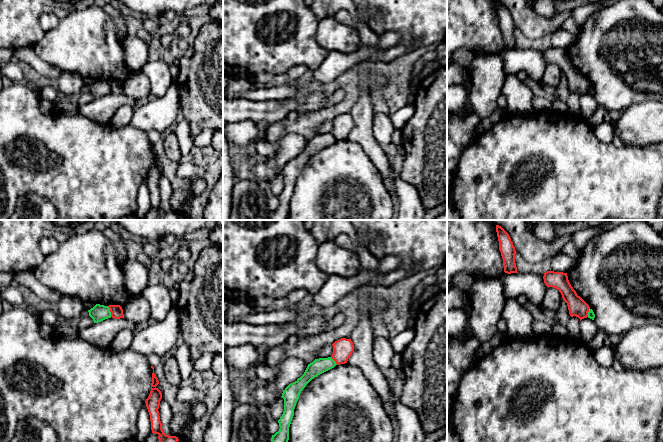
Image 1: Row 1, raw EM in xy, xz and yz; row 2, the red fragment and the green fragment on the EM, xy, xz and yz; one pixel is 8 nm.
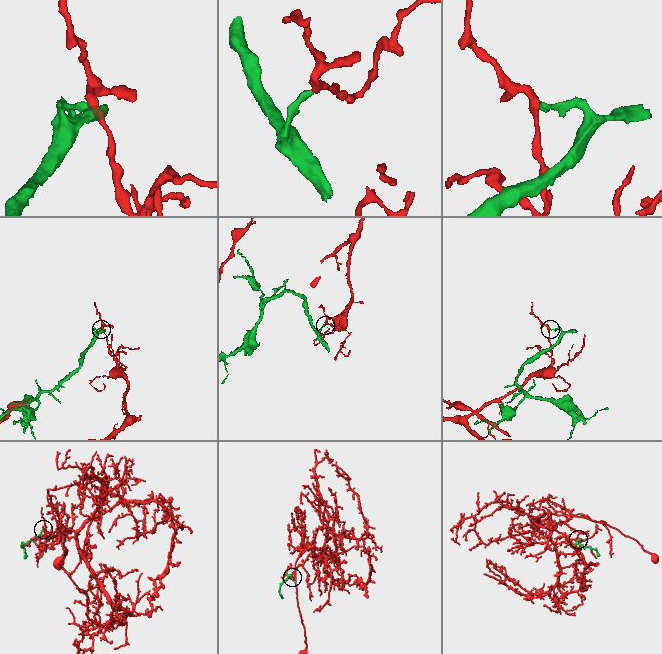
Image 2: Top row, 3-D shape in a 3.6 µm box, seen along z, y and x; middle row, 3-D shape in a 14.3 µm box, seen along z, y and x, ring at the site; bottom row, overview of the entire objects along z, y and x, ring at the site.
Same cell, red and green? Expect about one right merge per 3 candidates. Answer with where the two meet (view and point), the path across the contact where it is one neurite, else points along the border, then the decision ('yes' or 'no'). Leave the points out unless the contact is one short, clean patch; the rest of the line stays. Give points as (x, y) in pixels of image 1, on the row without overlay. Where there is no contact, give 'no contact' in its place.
contact xy (110, 87); border xy (107, 82), (111, 92); no

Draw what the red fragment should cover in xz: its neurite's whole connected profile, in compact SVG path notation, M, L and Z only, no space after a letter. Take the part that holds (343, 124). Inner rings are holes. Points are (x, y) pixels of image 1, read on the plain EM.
M341 114L333 120L333 130L331 134L337 141L347 139L348 135L354 128L354 121L351 115Z

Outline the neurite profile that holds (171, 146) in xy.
M175 132L166 136L164 140L164 150L166 157L169 158L172 162L178 163L183 160L179 151L178 139Z

